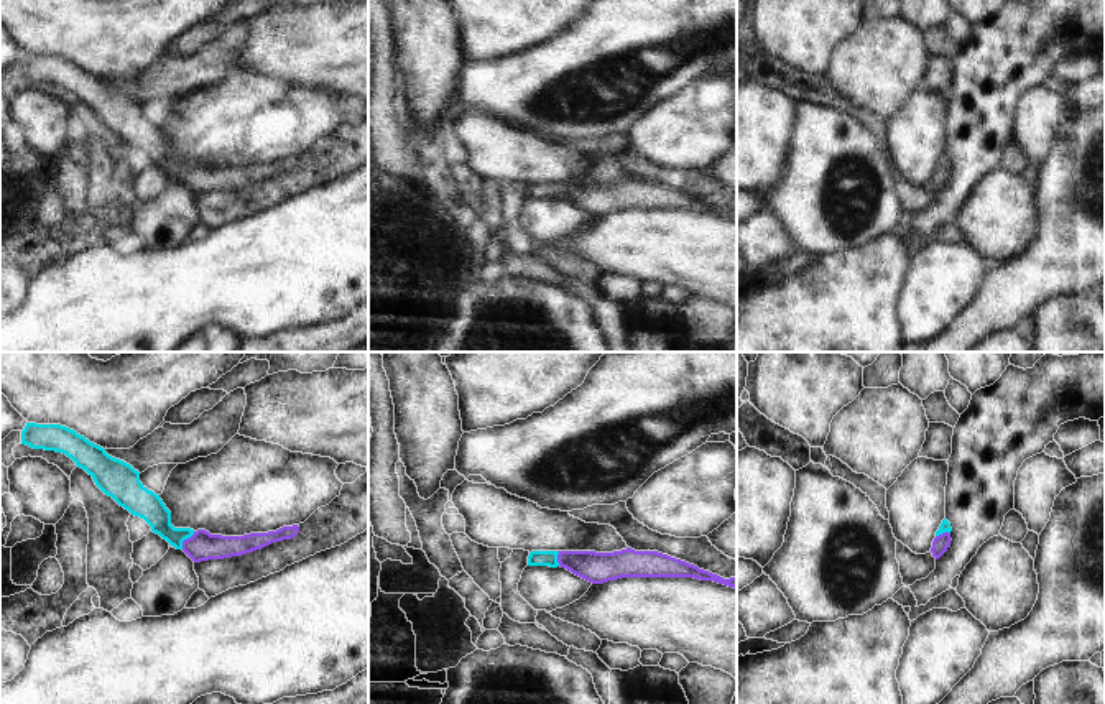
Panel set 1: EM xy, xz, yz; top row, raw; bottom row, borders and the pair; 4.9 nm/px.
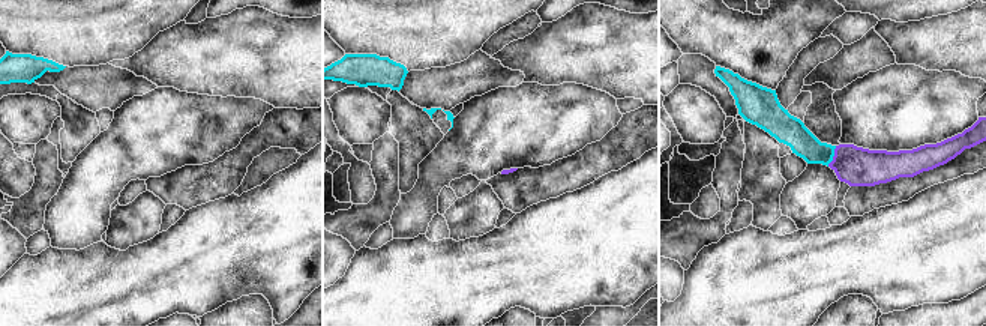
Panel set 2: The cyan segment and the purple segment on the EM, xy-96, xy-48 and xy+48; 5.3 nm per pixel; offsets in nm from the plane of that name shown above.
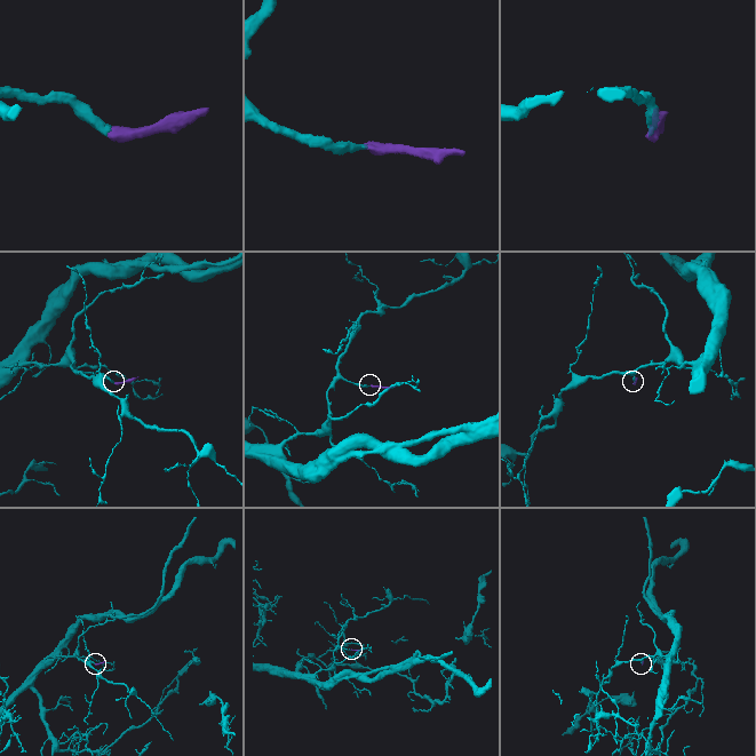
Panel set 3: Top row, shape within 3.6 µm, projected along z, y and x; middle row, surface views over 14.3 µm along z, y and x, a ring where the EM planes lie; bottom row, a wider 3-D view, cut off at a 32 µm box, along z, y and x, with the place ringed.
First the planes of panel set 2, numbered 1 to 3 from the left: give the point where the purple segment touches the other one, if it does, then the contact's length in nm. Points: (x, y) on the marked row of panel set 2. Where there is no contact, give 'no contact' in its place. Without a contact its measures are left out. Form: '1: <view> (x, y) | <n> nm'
1: no contact
2: no contact
3: xy+48 (833, 155) | 120 nm

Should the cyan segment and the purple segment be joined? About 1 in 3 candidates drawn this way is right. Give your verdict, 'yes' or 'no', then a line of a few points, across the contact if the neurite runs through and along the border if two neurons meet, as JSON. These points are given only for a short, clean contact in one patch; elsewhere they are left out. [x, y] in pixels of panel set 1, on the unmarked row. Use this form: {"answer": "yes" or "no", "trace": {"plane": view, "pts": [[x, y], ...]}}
{"answer": "yes", "trace": {"plane": "xy", "pts": [[148, 137], [176, 168], [184, 170], [201, 178]]}}

